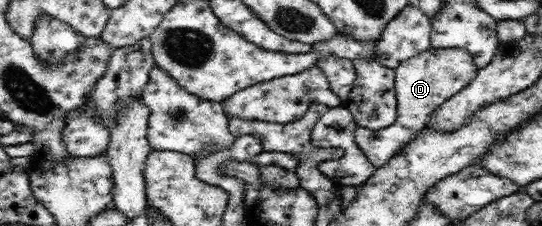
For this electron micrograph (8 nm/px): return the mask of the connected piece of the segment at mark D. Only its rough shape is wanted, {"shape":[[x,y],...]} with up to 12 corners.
{"shape":[[466,49],[395,68],[396,122],[355,128],[378,169],[477,75]]}

